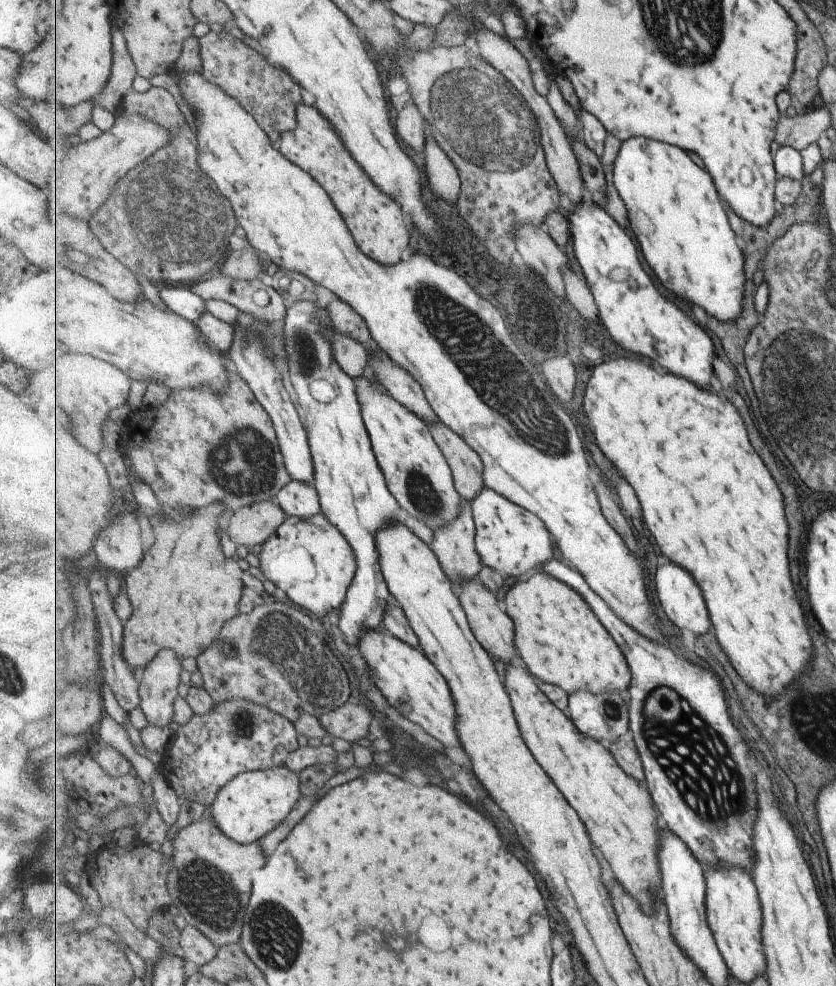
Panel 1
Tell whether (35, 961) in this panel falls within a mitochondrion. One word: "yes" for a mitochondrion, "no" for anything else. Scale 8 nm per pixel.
no

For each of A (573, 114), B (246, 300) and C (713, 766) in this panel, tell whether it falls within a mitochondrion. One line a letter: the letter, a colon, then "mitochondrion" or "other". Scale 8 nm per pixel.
A: other
B: other
C: mitochondrion

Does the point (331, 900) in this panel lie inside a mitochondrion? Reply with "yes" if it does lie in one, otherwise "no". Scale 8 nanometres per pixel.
no

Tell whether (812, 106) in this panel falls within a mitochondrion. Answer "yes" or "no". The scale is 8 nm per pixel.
no

